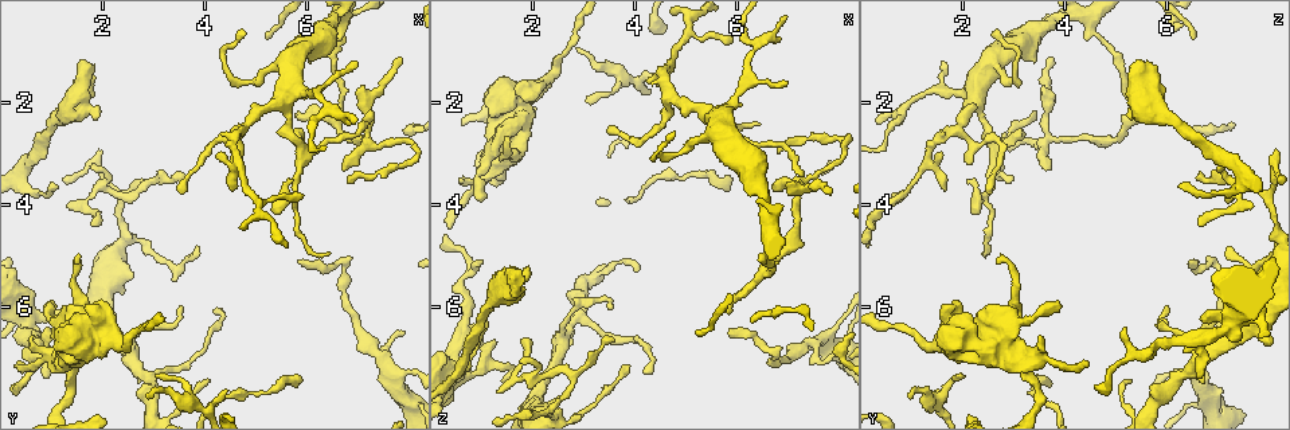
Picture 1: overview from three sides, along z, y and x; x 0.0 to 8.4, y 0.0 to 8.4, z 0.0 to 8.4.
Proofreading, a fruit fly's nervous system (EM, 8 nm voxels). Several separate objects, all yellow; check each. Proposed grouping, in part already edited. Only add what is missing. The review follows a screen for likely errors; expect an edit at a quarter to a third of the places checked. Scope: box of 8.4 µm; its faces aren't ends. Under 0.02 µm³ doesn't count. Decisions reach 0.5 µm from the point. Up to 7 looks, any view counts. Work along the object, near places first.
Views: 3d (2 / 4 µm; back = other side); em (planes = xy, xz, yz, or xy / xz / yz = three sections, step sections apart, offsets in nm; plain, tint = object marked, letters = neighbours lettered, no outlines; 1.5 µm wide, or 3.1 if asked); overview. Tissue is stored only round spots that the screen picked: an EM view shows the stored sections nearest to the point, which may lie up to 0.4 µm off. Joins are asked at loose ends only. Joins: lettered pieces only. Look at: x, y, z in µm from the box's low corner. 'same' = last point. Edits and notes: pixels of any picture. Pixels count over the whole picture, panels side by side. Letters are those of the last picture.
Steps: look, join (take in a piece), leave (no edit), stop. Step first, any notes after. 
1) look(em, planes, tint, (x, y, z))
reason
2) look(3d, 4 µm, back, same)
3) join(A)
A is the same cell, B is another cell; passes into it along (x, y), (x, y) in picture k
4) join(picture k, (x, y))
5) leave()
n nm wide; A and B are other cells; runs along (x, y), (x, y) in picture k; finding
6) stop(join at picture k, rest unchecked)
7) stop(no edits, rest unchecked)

look(em, planes, letters, (1.85, 3.25, 7.00))
tapers out

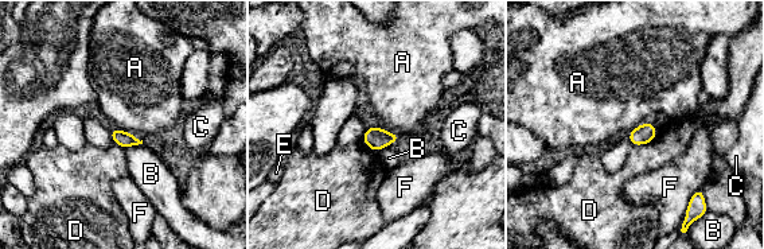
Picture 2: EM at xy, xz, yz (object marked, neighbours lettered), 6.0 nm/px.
leave()
A, B, C, D, E and F are other cells; border along (374, 125), (401, 136) in picture 2; no lettered piece goes on from it

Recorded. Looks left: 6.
look(em, yz, step 8, letters, (5.85, 5.15, 6.45))
end of a long branch

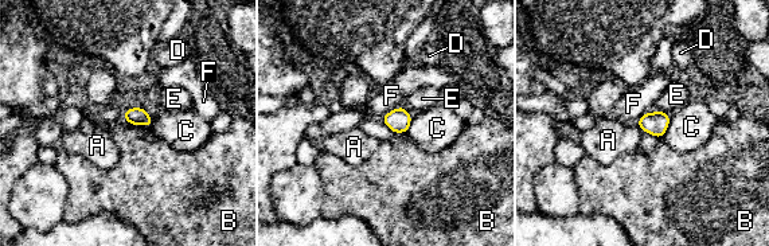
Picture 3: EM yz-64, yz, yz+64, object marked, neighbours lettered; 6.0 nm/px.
look(em, planes, letters, same)

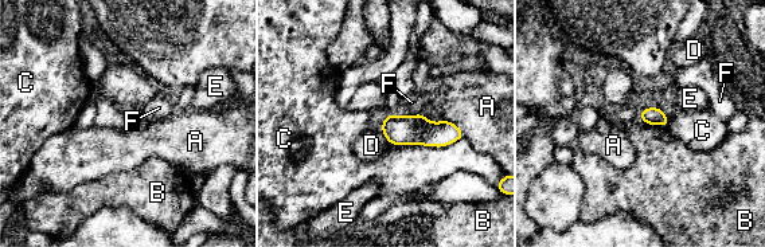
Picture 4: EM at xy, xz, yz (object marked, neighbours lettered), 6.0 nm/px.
leave()
A, B, C, D, E and F are other cells; none of them fits

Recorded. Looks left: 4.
look(em, planes, letters, (1.00, 7.35, 6.60))
branch stops here

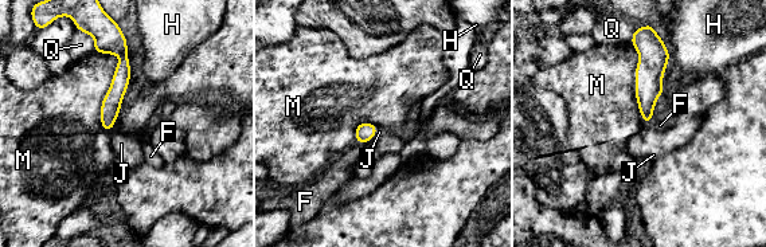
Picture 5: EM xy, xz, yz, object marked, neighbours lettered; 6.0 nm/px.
join(J)
J is the same cell, F, H, M and Q are other cells; passes into it along (648, 82), (647, 122), (649, 144) in picture 5; it goes on there

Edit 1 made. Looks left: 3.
stop(join at picture 5, rest unchecked)

